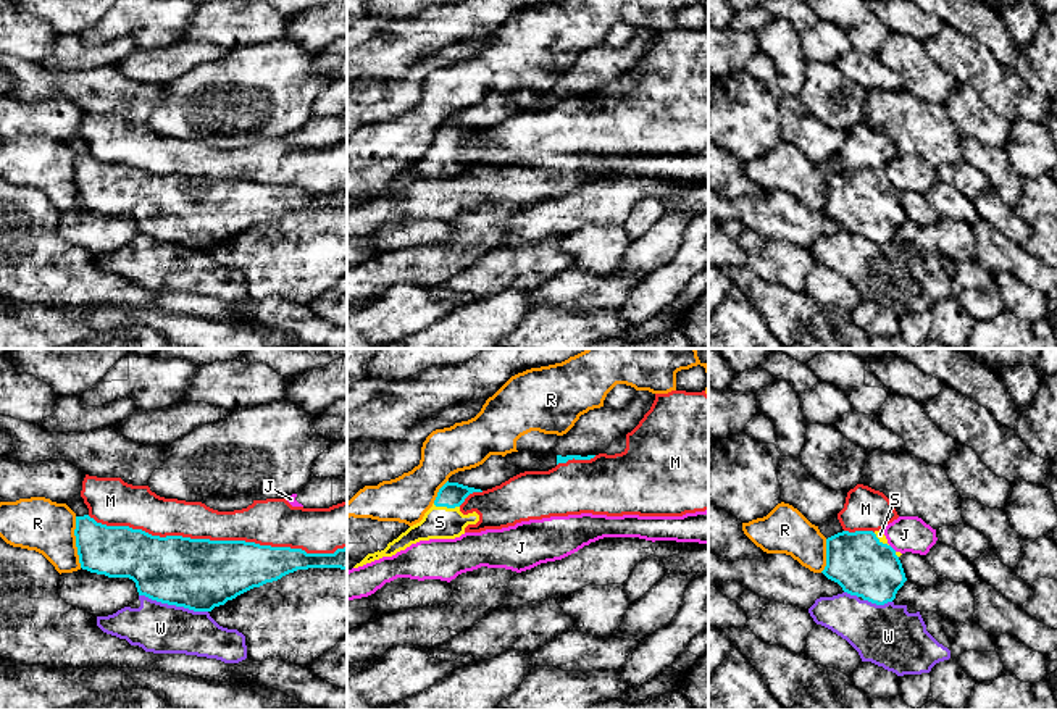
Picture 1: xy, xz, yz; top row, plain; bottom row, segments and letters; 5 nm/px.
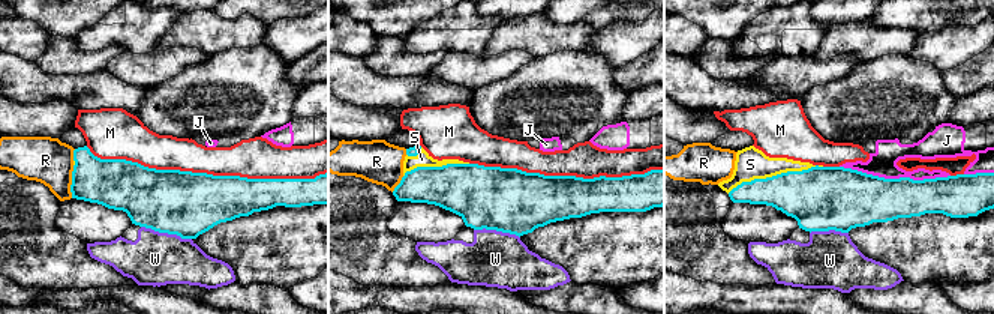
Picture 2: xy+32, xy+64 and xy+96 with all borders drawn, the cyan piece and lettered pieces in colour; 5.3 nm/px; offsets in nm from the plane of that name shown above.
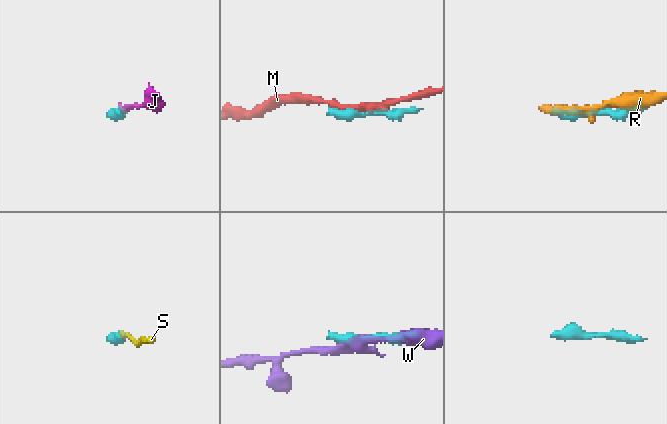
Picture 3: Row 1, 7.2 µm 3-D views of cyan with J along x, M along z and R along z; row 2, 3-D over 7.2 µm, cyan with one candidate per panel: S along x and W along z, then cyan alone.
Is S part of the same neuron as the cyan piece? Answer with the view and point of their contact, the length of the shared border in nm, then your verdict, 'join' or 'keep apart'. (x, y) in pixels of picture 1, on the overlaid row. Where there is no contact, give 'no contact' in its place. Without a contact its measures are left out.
xz (446, 505) | 140 nm | join

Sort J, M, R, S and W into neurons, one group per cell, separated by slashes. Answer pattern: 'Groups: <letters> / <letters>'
Groups: J / M / R / S / W

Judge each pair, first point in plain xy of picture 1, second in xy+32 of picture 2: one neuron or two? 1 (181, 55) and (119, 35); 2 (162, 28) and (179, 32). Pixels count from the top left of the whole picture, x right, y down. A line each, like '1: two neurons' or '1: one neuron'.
1: two neurons
2: two neurons

